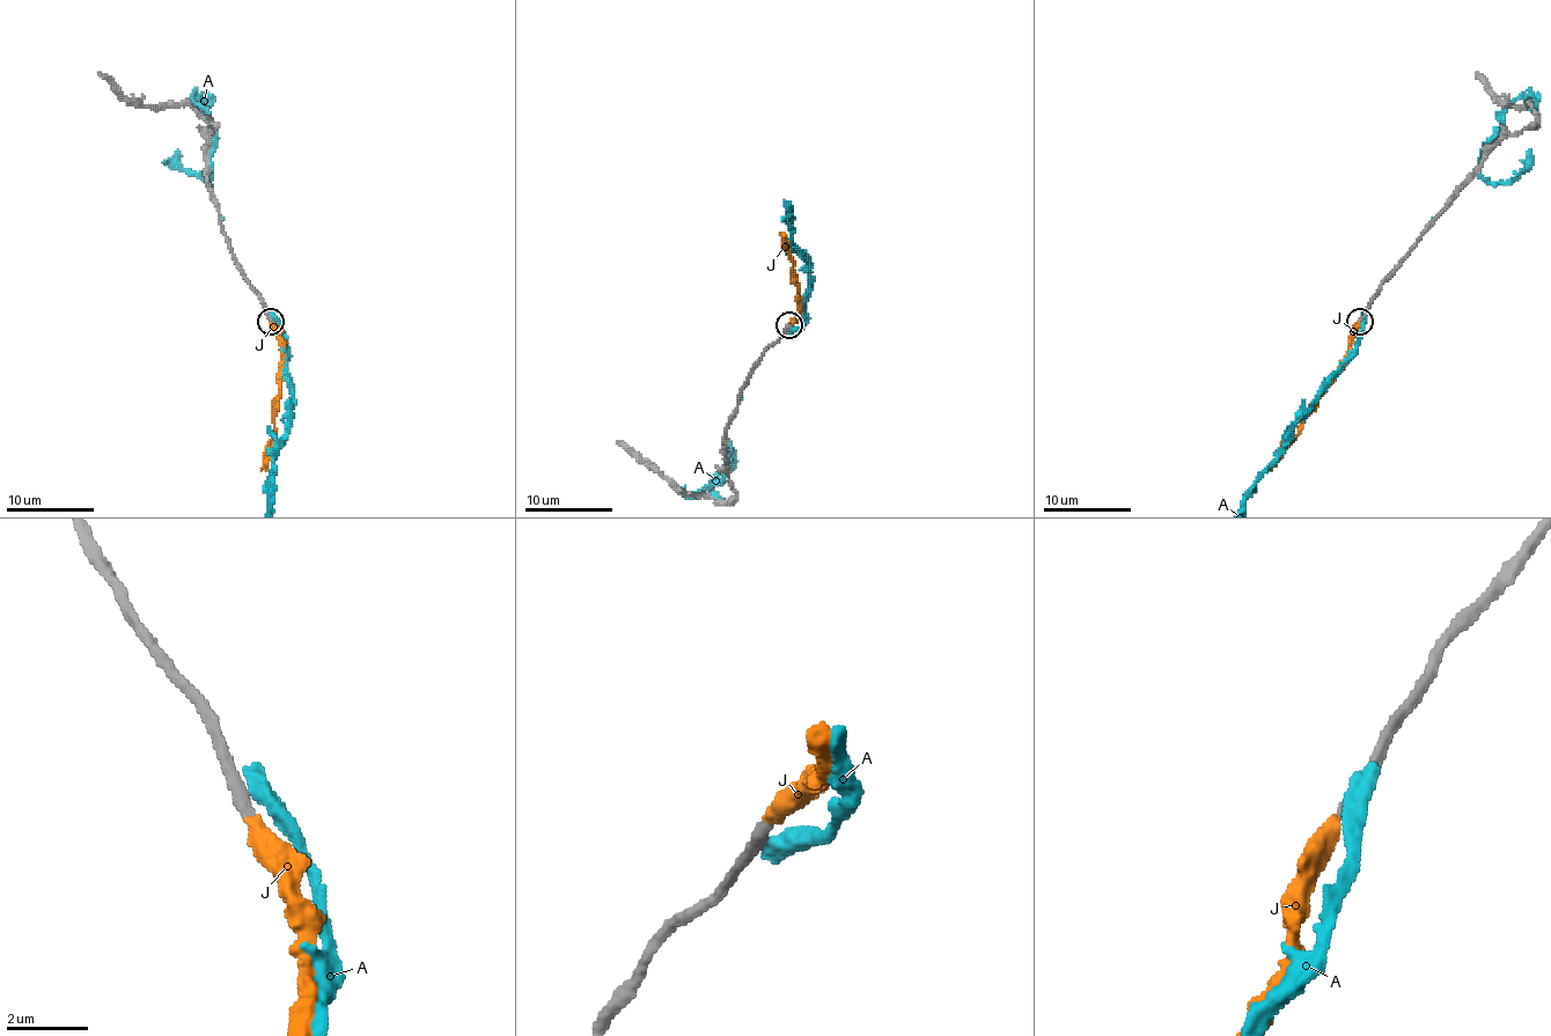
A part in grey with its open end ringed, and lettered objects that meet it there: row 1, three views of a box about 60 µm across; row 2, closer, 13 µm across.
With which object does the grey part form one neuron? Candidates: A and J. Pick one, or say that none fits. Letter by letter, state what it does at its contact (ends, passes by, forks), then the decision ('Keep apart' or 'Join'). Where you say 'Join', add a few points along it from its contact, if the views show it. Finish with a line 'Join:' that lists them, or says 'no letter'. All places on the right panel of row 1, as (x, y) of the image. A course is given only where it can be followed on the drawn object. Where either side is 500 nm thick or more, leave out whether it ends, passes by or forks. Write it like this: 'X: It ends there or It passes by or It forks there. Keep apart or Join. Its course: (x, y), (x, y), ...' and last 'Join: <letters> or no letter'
A: Keep apart
J: It ends there. Join. Its course: (1359, 321), (1349, 347), (1346, 365), (1315, 402), (1291, 443), (1266, 470)
Join: J

